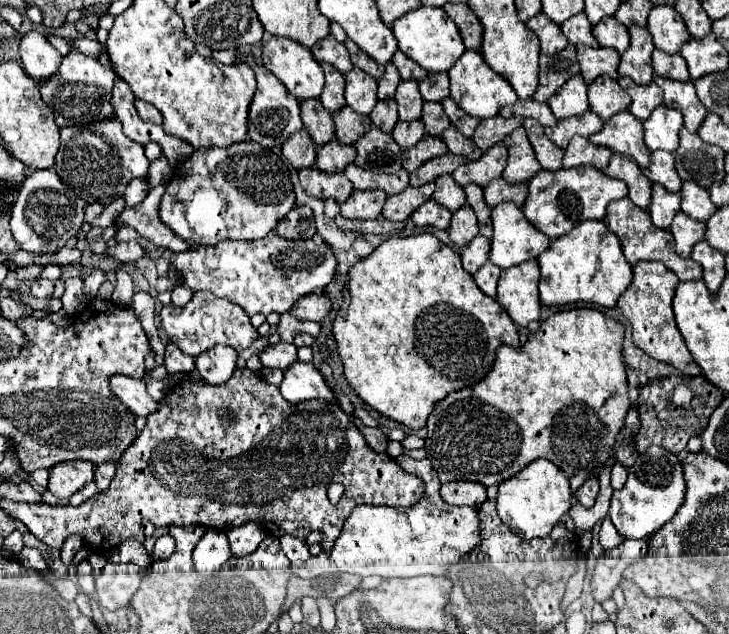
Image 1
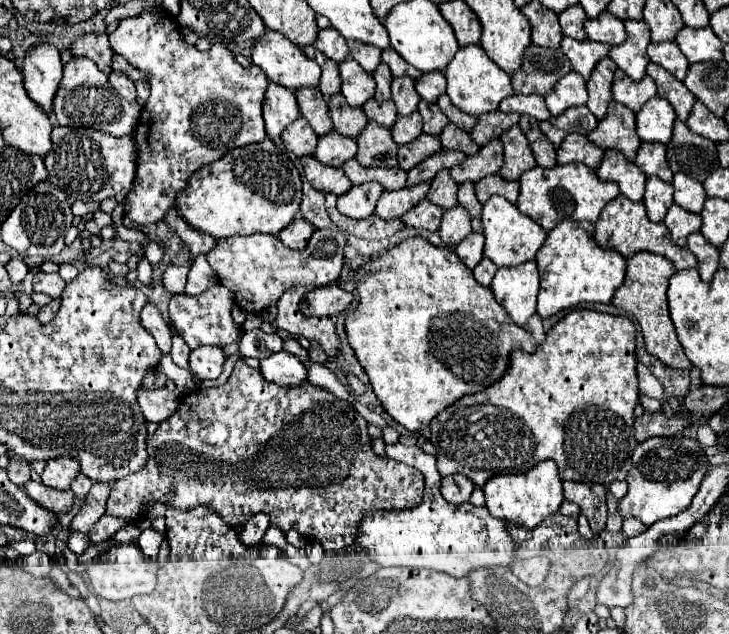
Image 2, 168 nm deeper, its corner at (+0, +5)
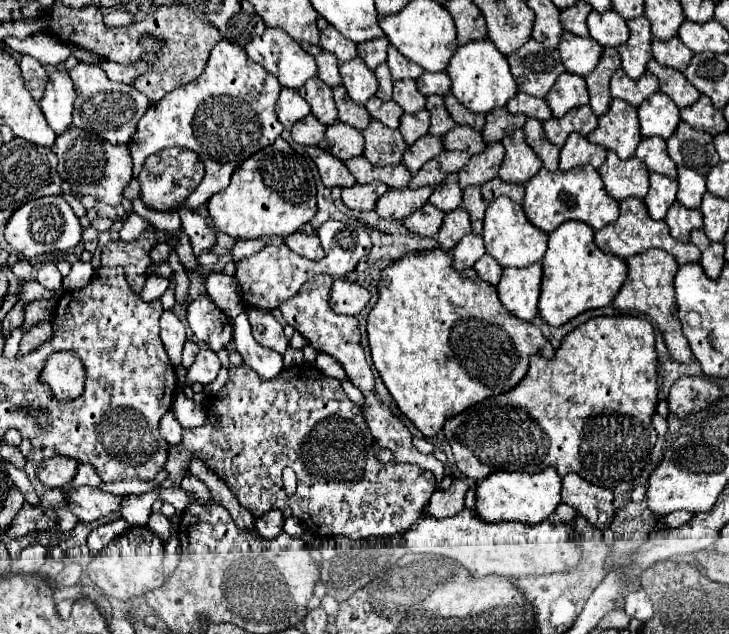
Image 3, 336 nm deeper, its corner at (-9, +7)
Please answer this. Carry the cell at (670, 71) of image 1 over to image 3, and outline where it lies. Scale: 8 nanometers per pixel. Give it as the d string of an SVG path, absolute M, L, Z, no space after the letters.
M674 36L672 40L666 40L666 42L654 40L652 42L652 52L654 52L654 58L660 64L672 66L680 72L684 72L688 68L688 62L694 56L694 52L690 48L686 48L678 36Z

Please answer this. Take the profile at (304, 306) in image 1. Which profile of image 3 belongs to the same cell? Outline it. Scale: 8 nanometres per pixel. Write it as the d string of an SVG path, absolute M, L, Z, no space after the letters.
M334 280L330 290L330 306L336 314L358 316L368 302L370 302L370 292L358 282Z

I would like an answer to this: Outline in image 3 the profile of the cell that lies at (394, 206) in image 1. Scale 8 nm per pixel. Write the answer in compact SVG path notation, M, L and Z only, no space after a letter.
M424 186L424 188L400 188L400 190L388 190L384 196L380 196L378 204L376 204L376 212L384 218L384 220L404 220L406 216L410 216L412 212L416 212L418 208L422 208L424 202L428 202L430 194L434 192L432 186Z

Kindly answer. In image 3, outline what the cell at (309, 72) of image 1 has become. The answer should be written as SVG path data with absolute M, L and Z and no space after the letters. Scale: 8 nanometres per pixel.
M266 28L262 36L256 36L246 46L246 54L274 74L282 86L294 90L318 74L314 56L304 52L298 42L276 28Z

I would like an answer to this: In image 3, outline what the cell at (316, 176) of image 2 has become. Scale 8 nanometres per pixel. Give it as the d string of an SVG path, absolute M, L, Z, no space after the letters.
M306 146L306 152L314 160L314 164L318 166L318 172L320 172L320 178L322 178L324 186L344 188L344 186L354 186L356 184L356 178L350 174L346 164L342 160L338 160L336 156L324 152L318 146Z

